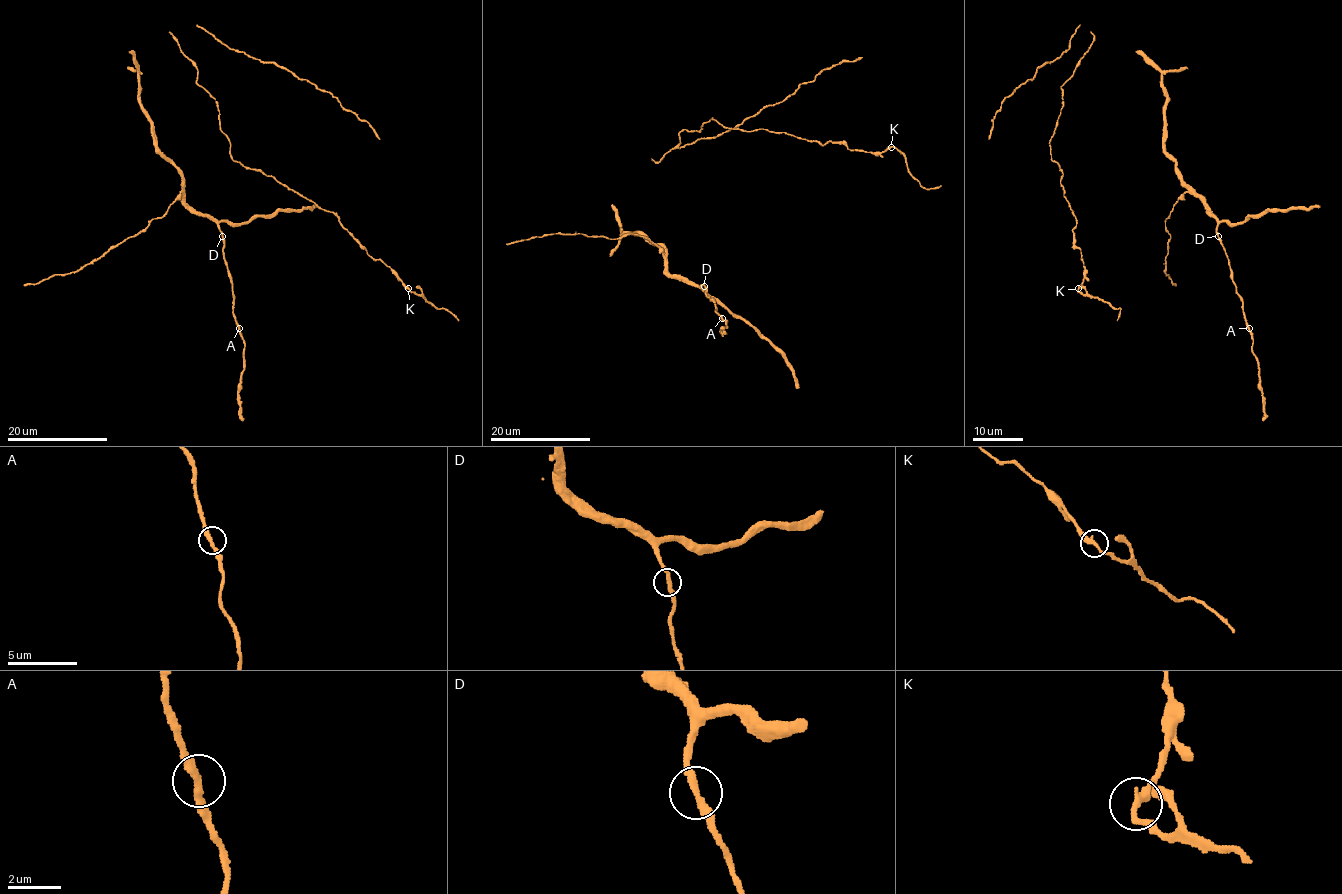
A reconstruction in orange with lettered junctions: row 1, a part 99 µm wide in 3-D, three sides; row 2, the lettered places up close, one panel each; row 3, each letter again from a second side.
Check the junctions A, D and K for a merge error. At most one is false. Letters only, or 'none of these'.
K

